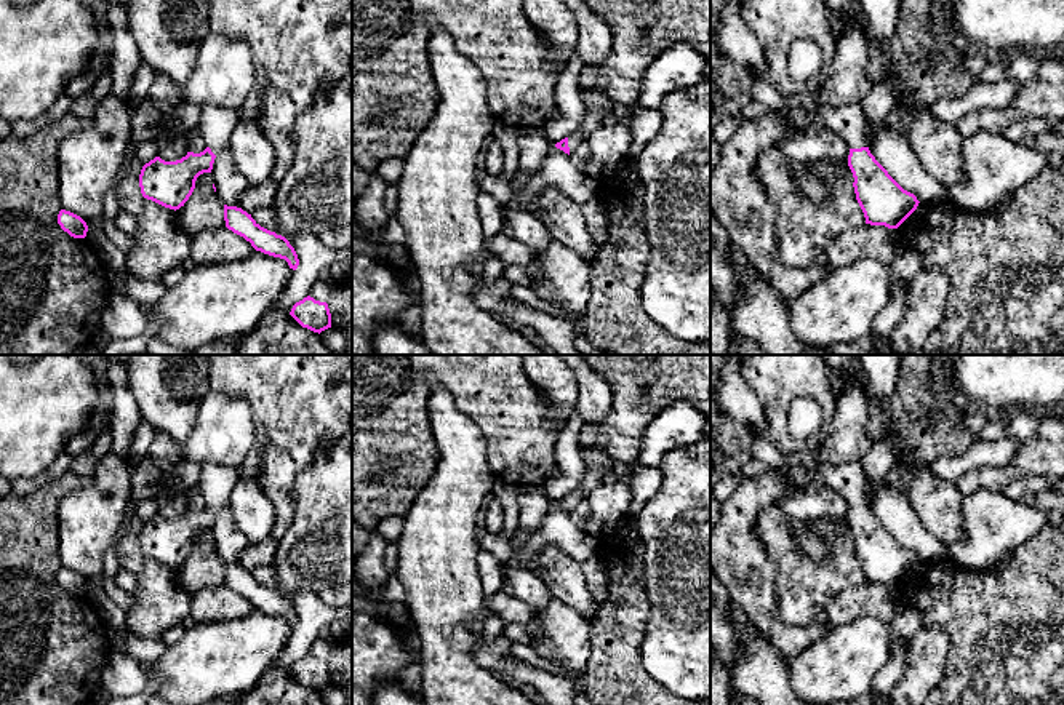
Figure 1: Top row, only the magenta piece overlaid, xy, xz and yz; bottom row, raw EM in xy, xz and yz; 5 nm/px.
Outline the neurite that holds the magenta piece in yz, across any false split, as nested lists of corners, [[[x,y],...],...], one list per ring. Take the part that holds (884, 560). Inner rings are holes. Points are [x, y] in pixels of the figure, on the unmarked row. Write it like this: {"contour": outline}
{"contour": [[[821,462],[816,480],[837,491],[850,505],[848,524],[866,582],[898,587],[920,560],[914,552],[904,548],[870,512],[864,497],[861,462],[846,465]]]}

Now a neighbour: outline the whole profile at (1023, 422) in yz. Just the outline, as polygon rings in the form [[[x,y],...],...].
[[[1018,408],[1008,414],[1006,436],[1026,440],[1037,432],[1043,412],[1034,408]]]

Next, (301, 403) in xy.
[[[205,355],[210,390],[243,398],[254,419],[262,448],[259,486],[274,507],[270,537],[280,540],[294,518],[293,491],[298,475],[315,454],[350,430],[352,355]]]

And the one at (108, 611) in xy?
[[[104,591],[94,596],[83,596],[90,604],[90,612],[99,617],[107,628],[122,628],[126,625],[126,611],[118,607]]]

